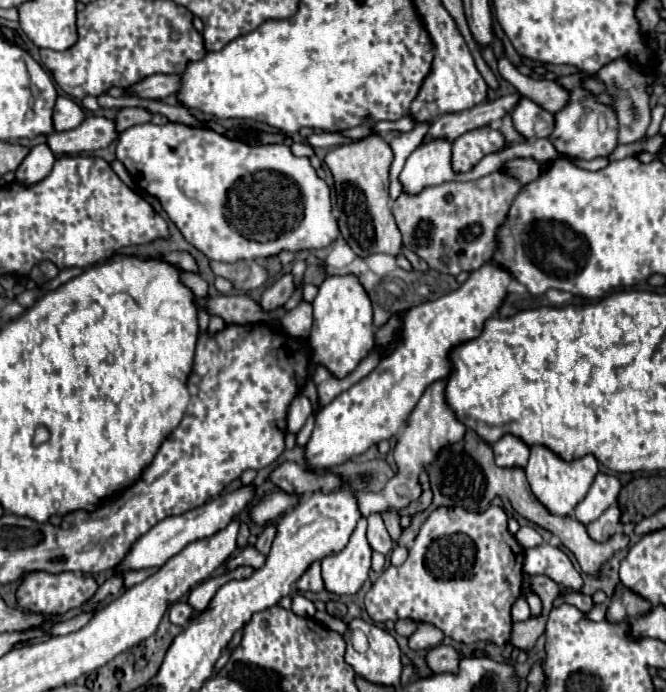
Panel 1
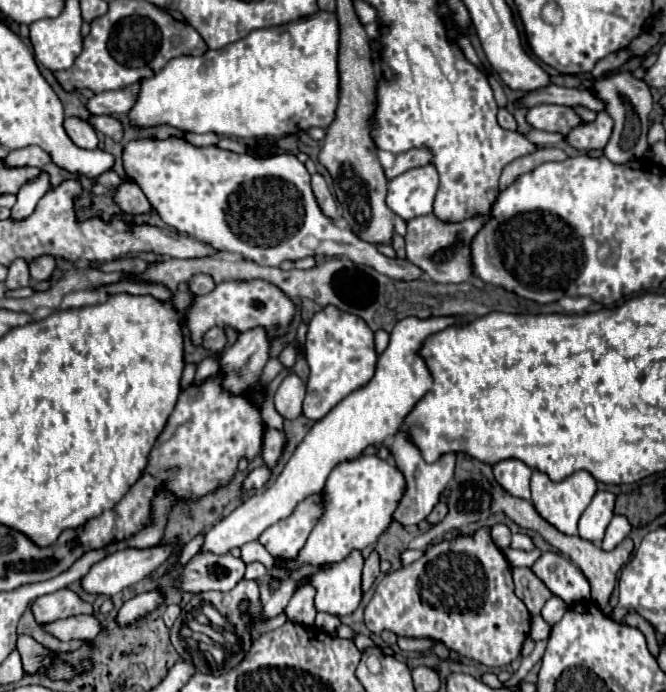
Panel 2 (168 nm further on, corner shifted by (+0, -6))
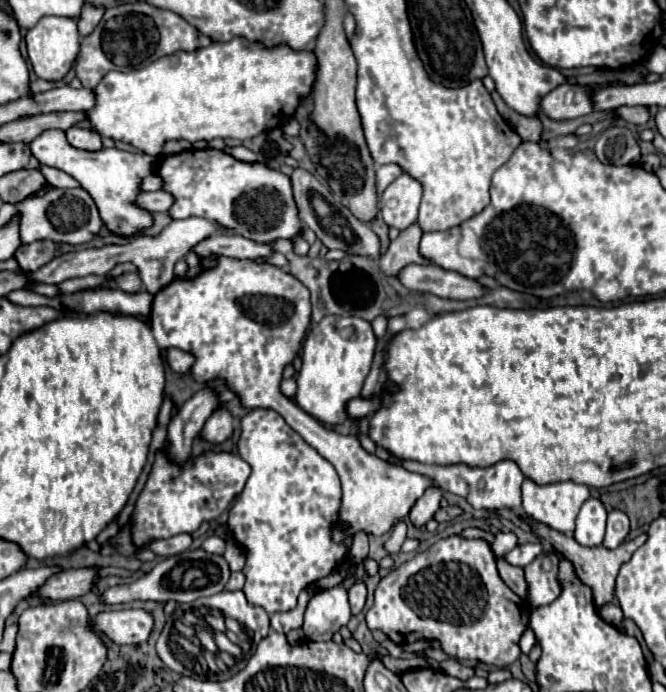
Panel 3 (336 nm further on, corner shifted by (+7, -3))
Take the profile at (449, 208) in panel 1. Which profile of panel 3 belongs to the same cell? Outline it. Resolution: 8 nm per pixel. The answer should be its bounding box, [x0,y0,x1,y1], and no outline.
[381,224,431,276]

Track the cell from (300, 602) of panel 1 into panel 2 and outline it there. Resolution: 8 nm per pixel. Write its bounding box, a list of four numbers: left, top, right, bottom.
[310,551,364,617]

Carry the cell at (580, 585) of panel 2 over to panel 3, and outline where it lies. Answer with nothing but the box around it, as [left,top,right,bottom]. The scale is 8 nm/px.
[525,560,563,606]

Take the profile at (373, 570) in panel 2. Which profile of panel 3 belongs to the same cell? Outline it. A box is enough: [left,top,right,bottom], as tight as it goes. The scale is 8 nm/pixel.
[349,580,367,614]

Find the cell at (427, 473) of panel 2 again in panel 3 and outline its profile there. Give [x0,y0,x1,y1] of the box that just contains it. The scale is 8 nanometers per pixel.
[409,486,441,526]

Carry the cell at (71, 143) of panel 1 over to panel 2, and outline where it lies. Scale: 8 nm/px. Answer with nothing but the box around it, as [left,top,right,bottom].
[2,145,50,169]

